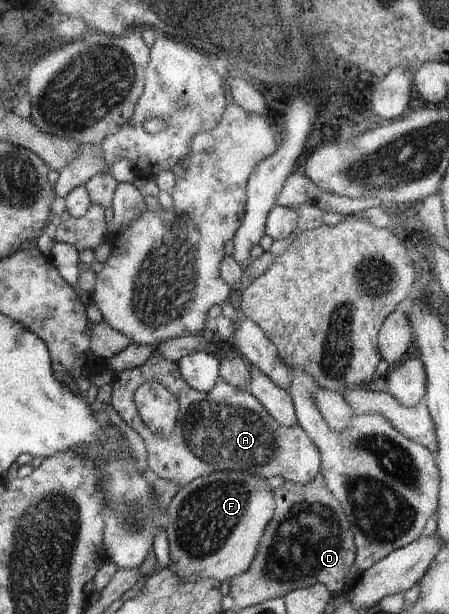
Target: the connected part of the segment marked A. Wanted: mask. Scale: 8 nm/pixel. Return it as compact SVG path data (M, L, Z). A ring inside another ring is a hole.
M154 352L148 361L140 367L121 371L114 375L112 380L112 398L111 405L118 412L122 420L136 431L144 440L148 452L148 468L156 472L163 480L185 486L197 478L213 474L214 472L249 472L255 474L263 480L273 478L273 476L282 476L285 481L291 481L297 484L309 484L311 480L317 478L317 474L322 472L322 454L318 446L309 438L309 435L300 424L295 428L281 426L269 412L262 402L255 398L249 391L235 388L233 384L219 382L211 392L203 392L192 387L190 383L183 378L179 364L172 360L165 360ZM155 380L159 384L166 386L168 390L174 392L180 402L180 411L178 416L178 425L171 438L161 438L155 432L151 432L149 426L143 424L143 418L135 406L135 394L144 382Z

